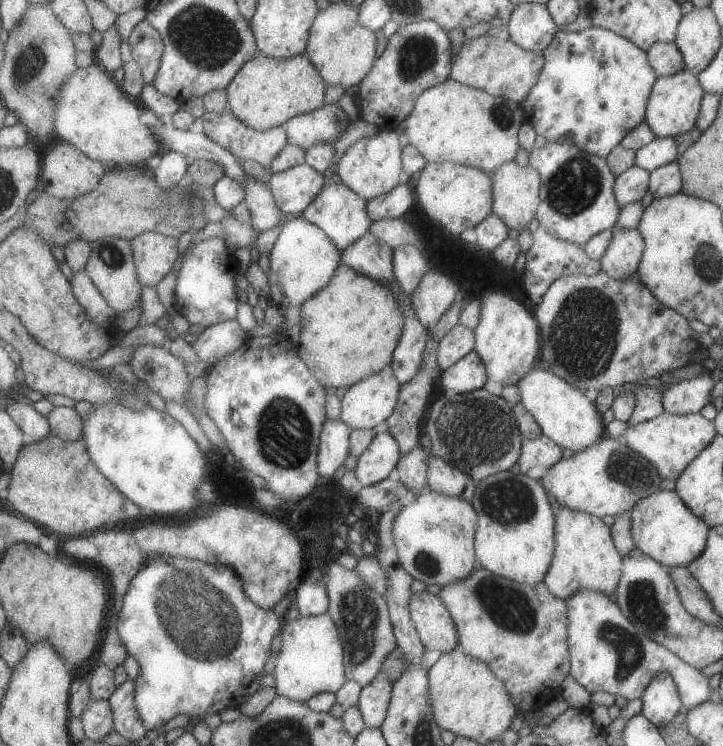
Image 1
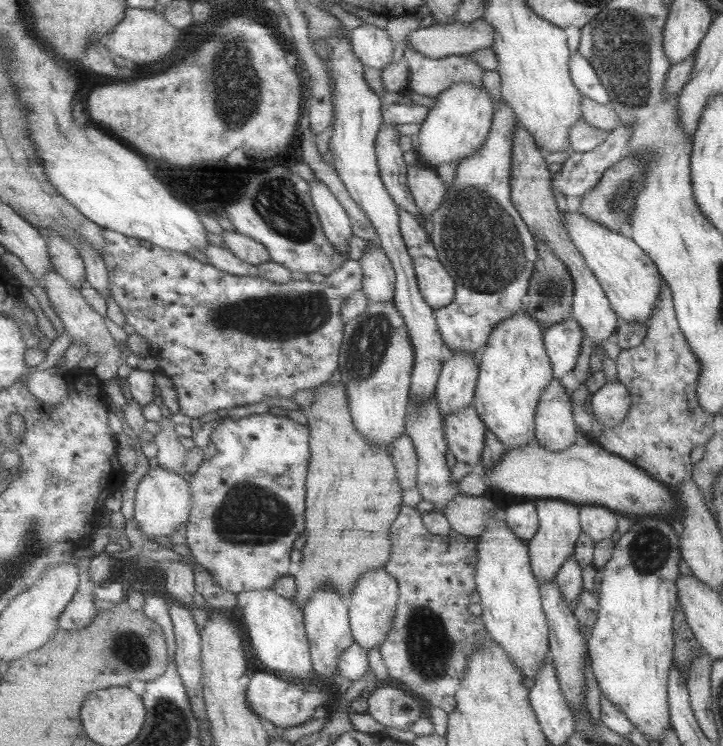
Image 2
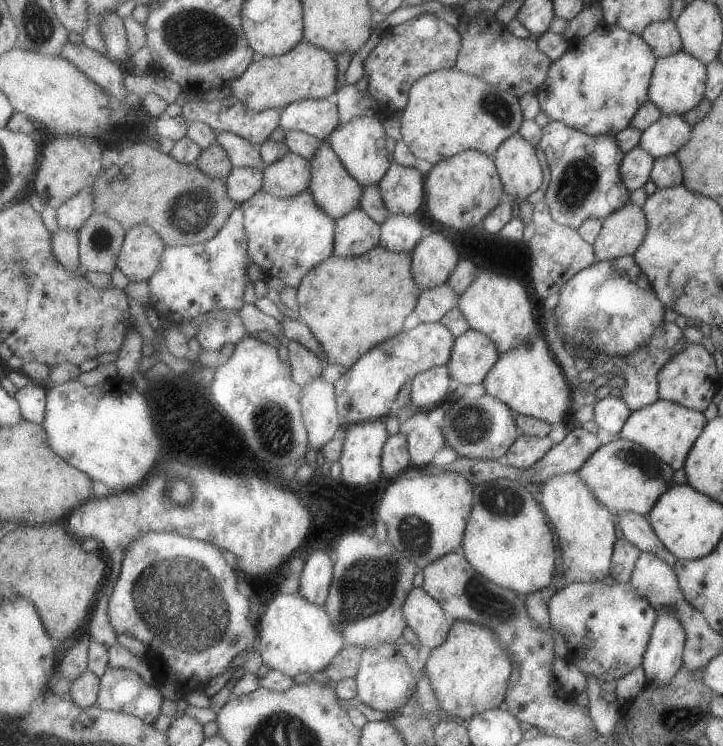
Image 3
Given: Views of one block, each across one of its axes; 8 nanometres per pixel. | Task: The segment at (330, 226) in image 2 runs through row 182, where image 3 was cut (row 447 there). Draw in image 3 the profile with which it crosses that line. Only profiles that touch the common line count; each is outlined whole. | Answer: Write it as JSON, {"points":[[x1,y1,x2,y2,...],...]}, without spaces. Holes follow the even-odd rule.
{"points":[[321,376,302,387,301,400,310,447,321,453,344,423,336,401,336,386]]}

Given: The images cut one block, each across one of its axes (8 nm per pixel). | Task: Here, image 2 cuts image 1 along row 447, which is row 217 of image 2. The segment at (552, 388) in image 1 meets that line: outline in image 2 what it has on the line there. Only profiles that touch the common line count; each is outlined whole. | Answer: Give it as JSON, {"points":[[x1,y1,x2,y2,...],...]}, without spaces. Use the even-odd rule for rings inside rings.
{"points":[[577,211,561,214,564,228,572,238,573,246,583,256,587,268,595,278,607,300,609,307,615,311,618,320,637,321,647,324,649,315,655,309,655,301,659,297,659,274,654,262,638,247,631,238,621,233,609,231,597,224,597,221,577,213]]}

